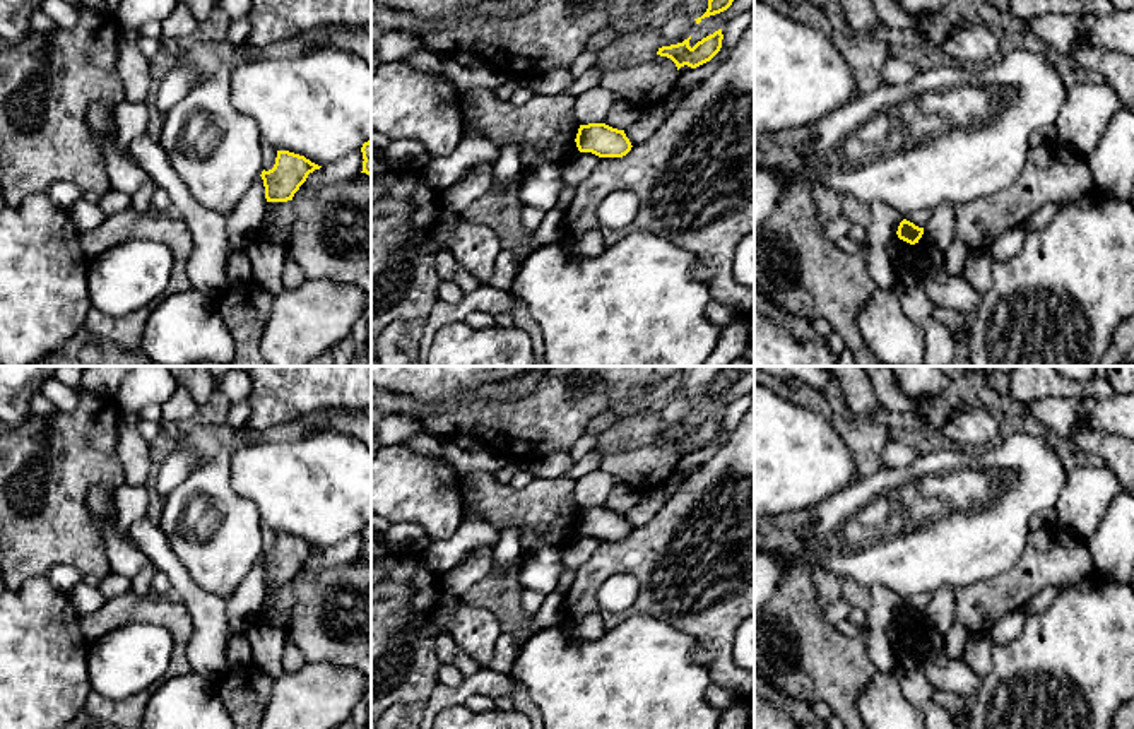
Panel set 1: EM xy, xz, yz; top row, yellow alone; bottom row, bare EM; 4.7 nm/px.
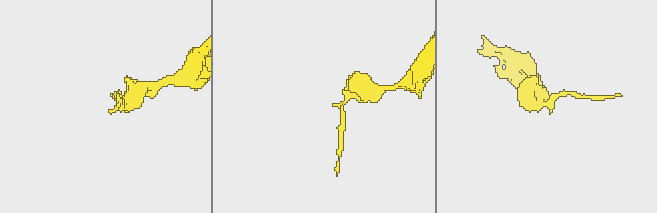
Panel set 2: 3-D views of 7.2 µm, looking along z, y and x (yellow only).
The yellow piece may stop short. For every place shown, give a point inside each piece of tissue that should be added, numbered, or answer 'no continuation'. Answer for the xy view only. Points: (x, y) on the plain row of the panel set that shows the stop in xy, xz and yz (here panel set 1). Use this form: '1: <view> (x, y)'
no continuation

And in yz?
no continuation

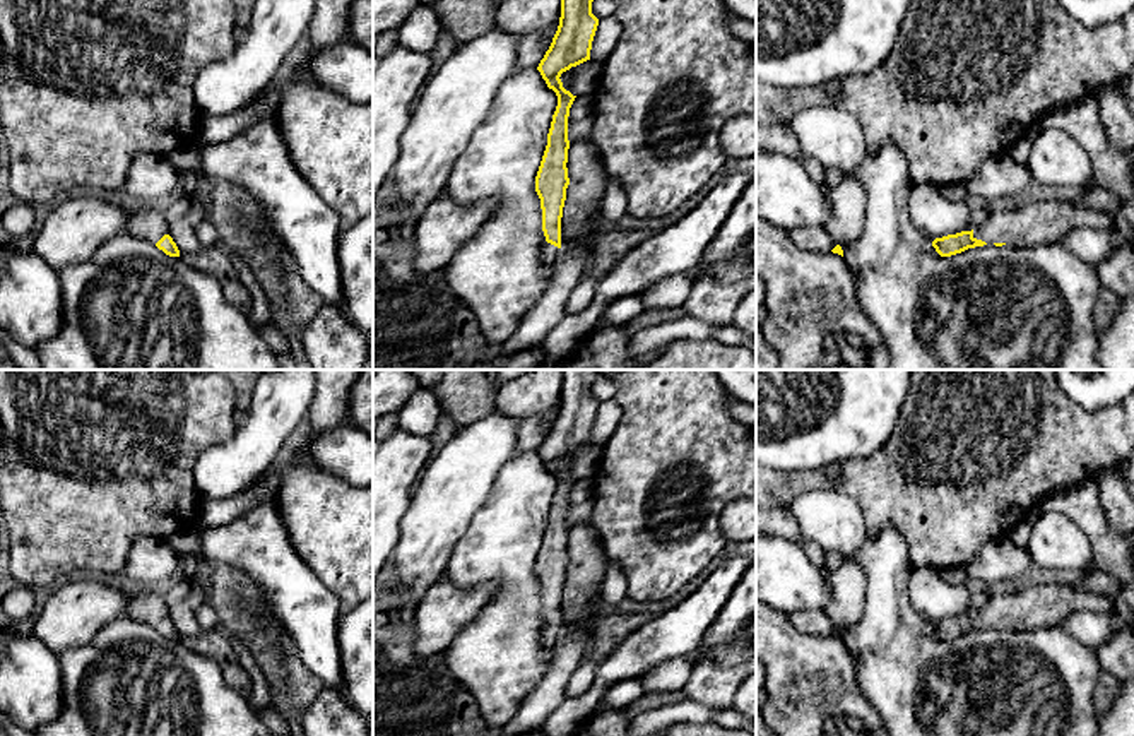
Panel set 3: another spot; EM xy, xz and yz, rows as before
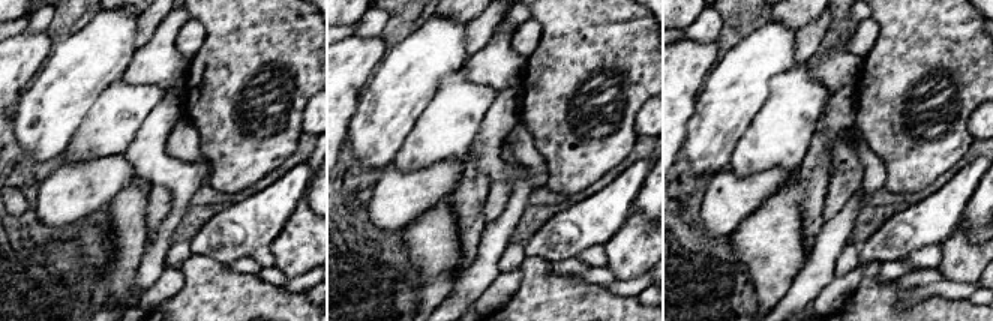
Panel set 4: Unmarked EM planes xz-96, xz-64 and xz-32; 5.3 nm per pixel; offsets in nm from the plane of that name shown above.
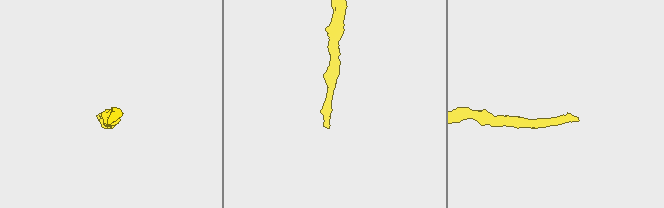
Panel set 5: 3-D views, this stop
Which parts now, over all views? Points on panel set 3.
1: yz (1025, 610)

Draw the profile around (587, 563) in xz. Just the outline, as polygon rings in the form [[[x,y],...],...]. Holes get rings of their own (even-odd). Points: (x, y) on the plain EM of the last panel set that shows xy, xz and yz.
[[[590,520],[570,527],[566,584],[561,601],[561,630],[564,630],[600,589],[605,556],[597,529]]]

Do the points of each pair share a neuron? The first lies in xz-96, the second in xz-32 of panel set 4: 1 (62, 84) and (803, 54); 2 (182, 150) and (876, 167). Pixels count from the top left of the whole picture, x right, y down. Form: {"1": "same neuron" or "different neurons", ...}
{"1": "different neurons", "2": "same neuron"}

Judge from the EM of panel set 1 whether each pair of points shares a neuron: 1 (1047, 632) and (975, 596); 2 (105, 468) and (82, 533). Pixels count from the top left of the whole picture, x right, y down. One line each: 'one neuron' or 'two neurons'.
1: two neurons
2: one neuron

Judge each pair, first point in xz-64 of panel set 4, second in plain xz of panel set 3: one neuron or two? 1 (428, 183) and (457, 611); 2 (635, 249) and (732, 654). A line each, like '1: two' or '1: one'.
1: one
2: two

